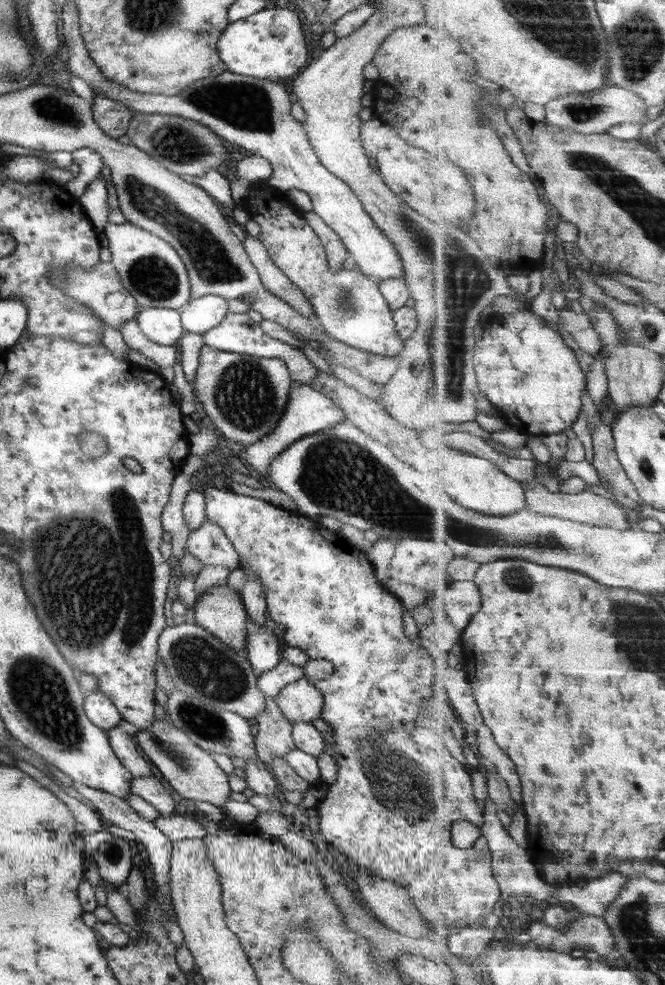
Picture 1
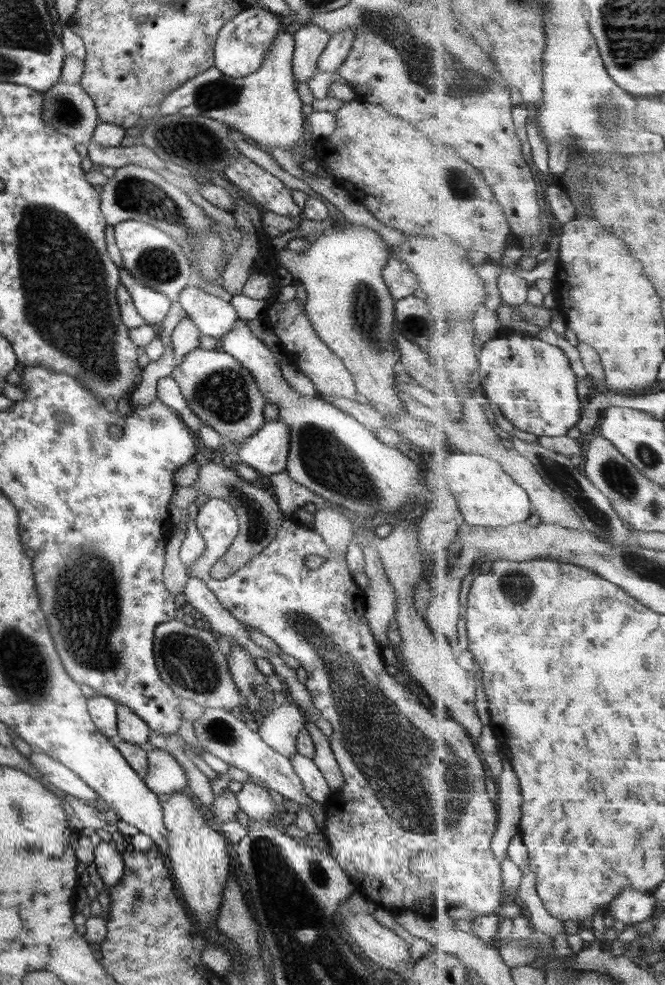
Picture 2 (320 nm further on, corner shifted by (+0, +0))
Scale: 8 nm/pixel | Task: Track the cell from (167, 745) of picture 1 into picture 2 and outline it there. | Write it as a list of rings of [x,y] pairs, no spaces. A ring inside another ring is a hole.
[[[146,747],[146,773],[142,776],[145,786],[160,800],[174,793],[181,793],[187,786],[187,777],[169,751]]]

